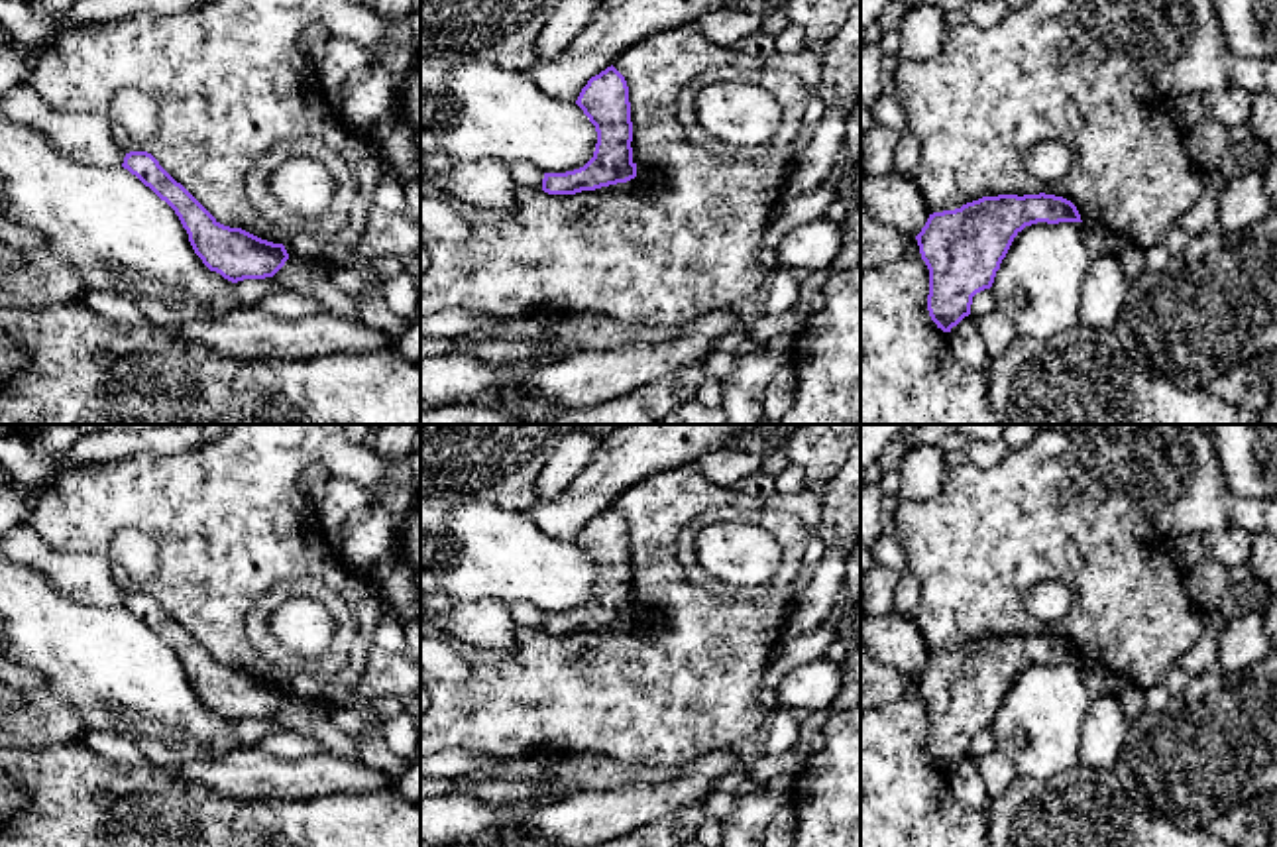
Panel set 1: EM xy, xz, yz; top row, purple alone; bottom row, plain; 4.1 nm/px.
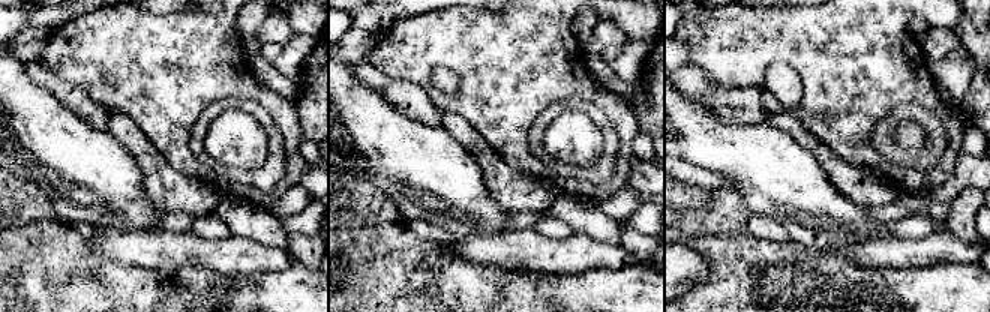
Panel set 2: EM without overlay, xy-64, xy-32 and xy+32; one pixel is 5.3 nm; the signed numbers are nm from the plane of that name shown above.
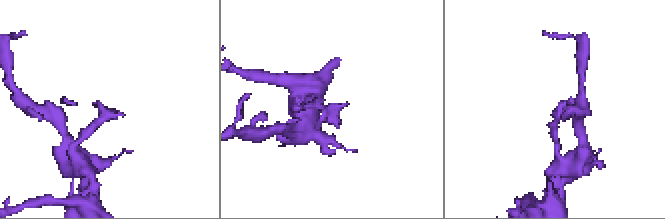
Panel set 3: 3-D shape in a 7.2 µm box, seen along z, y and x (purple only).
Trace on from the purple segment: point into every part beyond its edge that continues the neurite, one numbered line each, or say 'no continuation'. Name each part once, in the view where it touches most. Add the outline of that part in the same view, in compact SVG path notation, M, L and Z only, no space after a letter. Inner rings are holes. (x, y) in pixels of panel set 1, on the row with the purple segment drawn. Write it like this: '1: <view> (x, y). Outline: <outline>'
no continuation

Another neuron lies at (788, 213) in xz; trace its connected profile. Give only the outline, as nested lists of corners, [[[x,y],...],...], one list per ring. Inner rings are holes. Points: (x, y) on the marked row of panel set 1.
[[[833,183],[800,197],[782,197],[766,226],[764,244],[776,248],[798,224],[823,218],[833,202],[837,202],[837,185]]]

